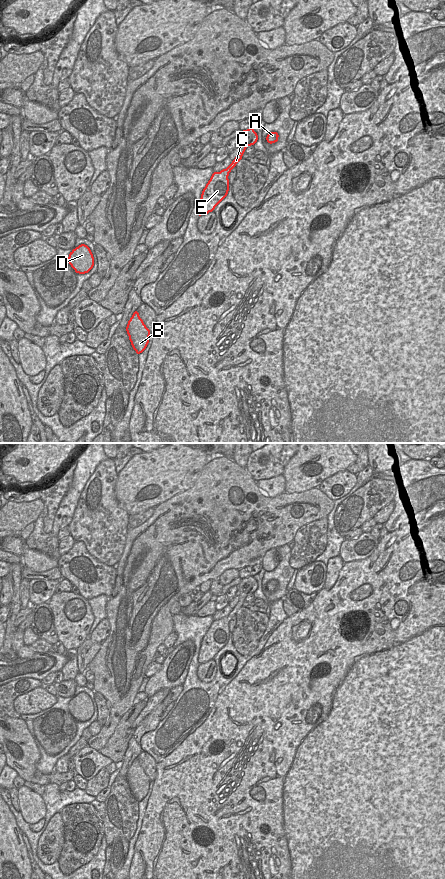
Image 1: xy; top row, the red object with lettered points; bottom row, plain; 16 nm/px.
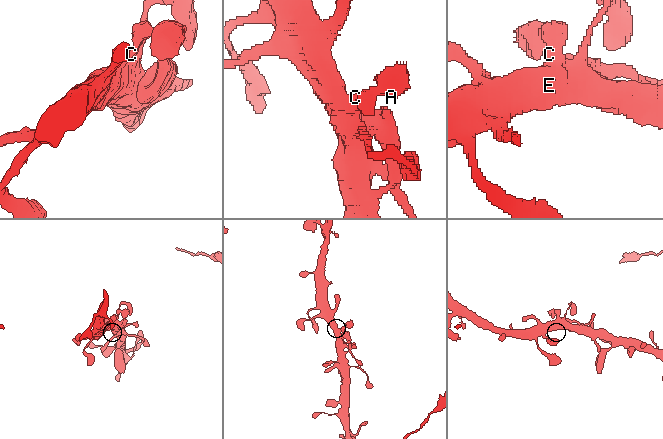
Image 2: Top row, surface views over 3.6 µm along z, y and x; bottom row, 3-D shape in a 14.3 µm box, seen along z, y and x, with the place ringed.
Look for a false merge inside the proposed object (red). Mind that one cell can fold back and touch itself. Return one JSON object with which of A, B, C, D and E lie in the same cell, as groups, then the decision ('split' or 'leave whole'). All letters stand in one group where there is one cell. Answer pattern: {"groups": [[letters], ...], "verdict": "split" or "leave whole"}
{"groups": [["A", "B", "C", "D", "E"]], "verdict": "leave whole"}

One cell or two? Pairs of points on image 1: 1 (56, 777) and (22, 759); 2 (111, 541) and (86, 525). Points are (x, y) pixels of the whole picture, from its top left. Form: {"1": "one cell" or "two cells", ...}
{"1": "one cell", "2": "one cell"}

